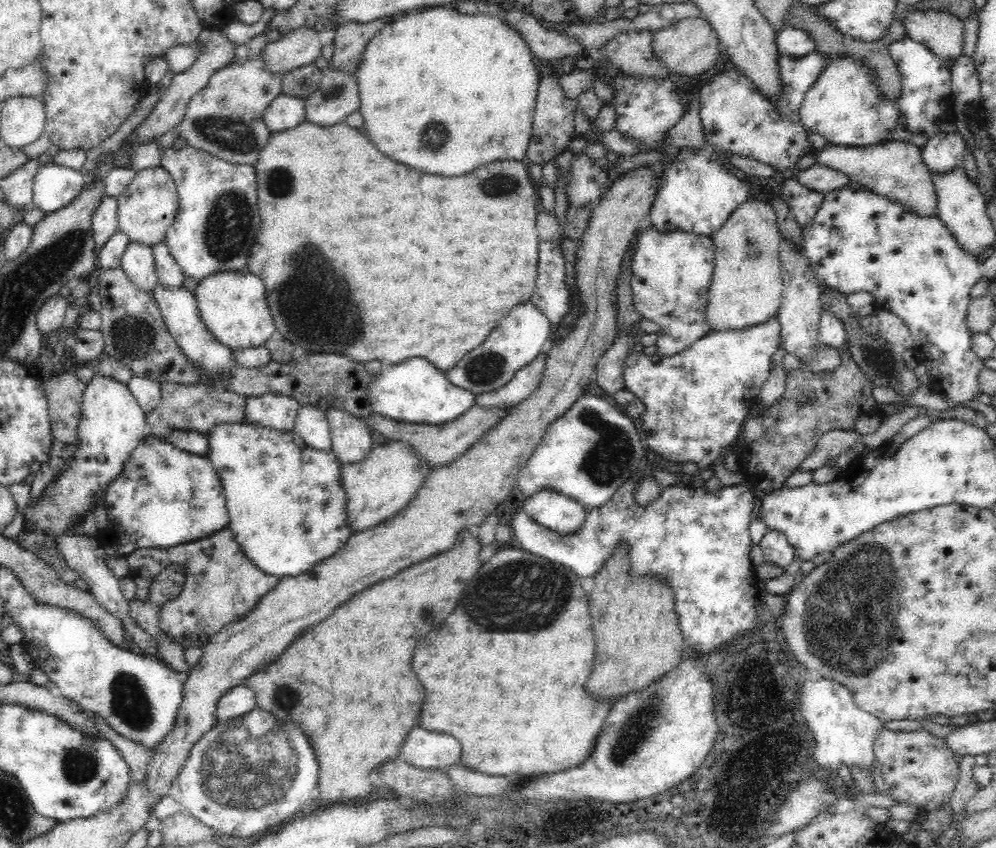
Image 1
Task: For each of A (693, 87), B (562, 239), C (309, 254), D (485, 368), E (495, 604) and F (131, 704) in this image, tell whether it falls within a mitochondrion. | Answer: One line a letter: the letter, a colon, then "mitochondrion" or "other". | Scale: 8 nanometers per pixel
A: other
B: other
C: mitochondrion
D: mitochondrion
E: mitochondrion
F: mitochondrion

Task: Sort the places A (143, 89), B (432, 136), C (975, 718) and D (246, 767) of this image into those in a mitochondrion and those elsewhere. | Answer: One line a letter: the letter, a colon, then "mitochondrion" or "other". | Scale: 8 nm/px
A: other
B: mitochondrion
C: other
D: mitochondrion

